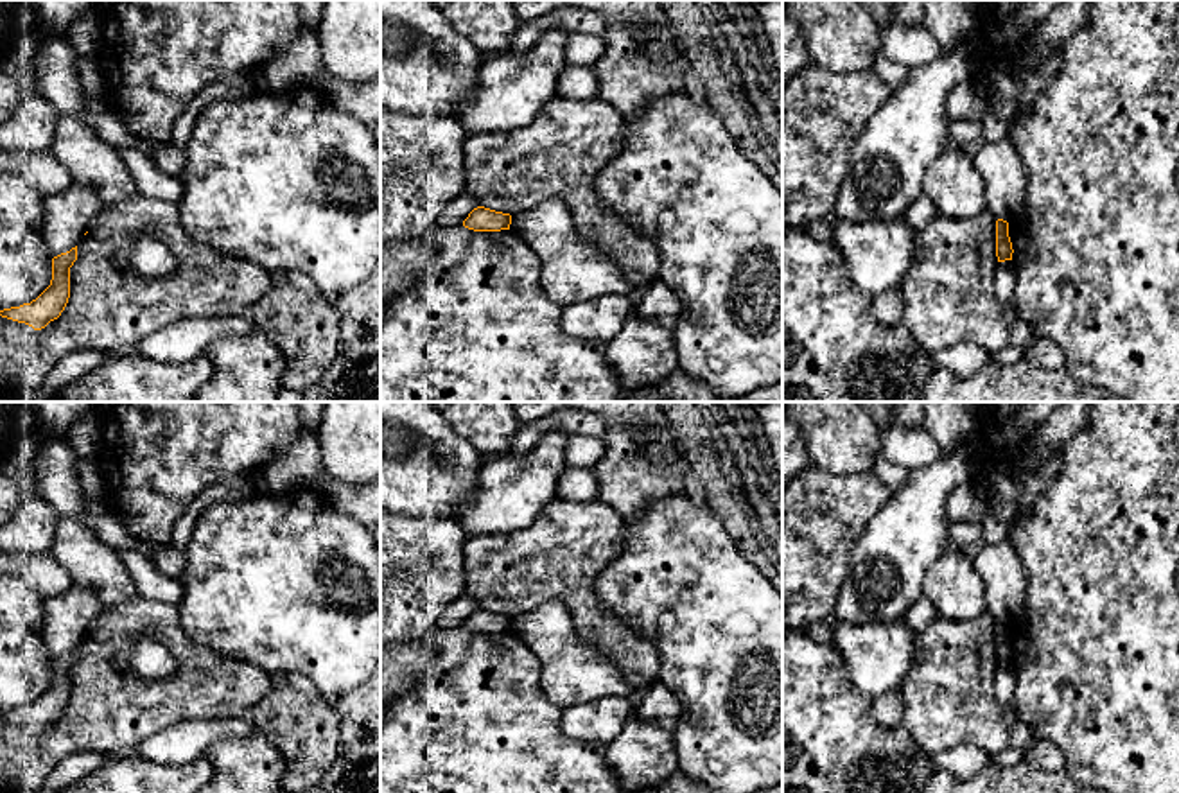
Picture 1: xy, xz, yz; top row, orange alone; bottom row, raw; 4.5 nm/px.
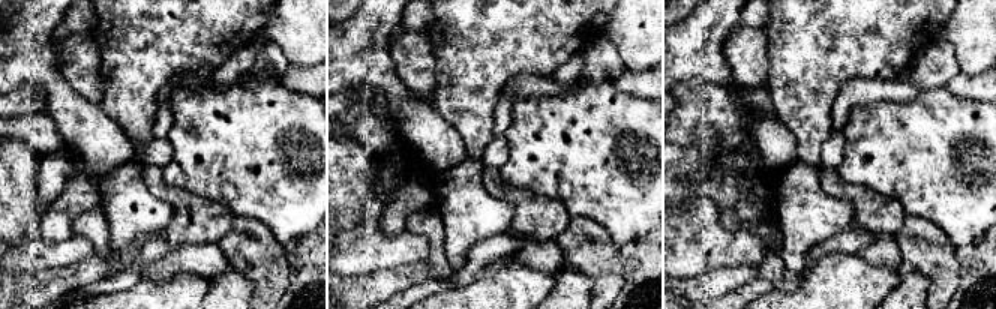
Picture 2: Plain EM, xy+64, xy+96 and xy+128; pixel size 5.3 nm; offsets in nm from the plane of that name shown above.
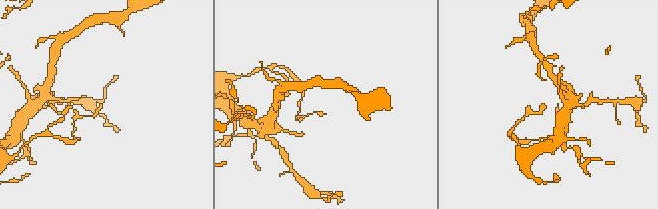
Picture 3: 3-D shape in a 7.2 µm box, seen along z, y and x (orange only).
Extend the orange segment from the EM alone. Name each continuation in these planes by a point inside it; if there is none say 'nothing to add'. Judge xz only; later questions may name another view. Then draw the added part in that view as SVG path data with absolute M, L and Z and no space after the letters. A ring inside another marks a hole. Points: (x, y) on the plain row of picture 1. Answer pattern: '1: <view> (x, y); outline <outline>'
nothing to add

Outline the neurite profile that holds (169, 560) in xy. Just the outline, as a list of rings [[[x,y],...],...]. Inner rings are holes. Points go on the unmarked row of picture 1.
[[[163,547],[149,558],[153,565],[165,576],[179,578],[185,569],[185,554],[176,547]]]

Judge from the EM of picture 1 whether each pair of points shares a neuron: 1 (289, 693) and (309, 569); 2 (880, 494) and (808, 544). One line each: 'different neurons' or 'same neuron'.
1: different neurons
2: same neuron

